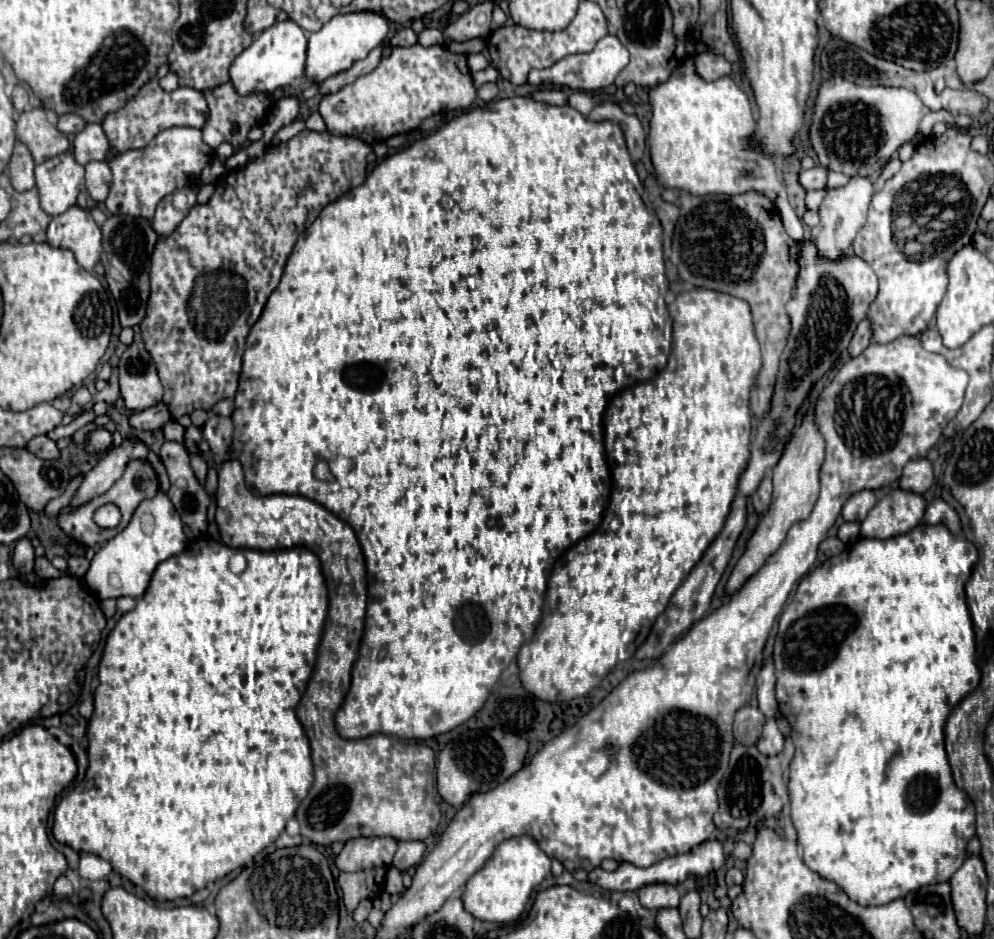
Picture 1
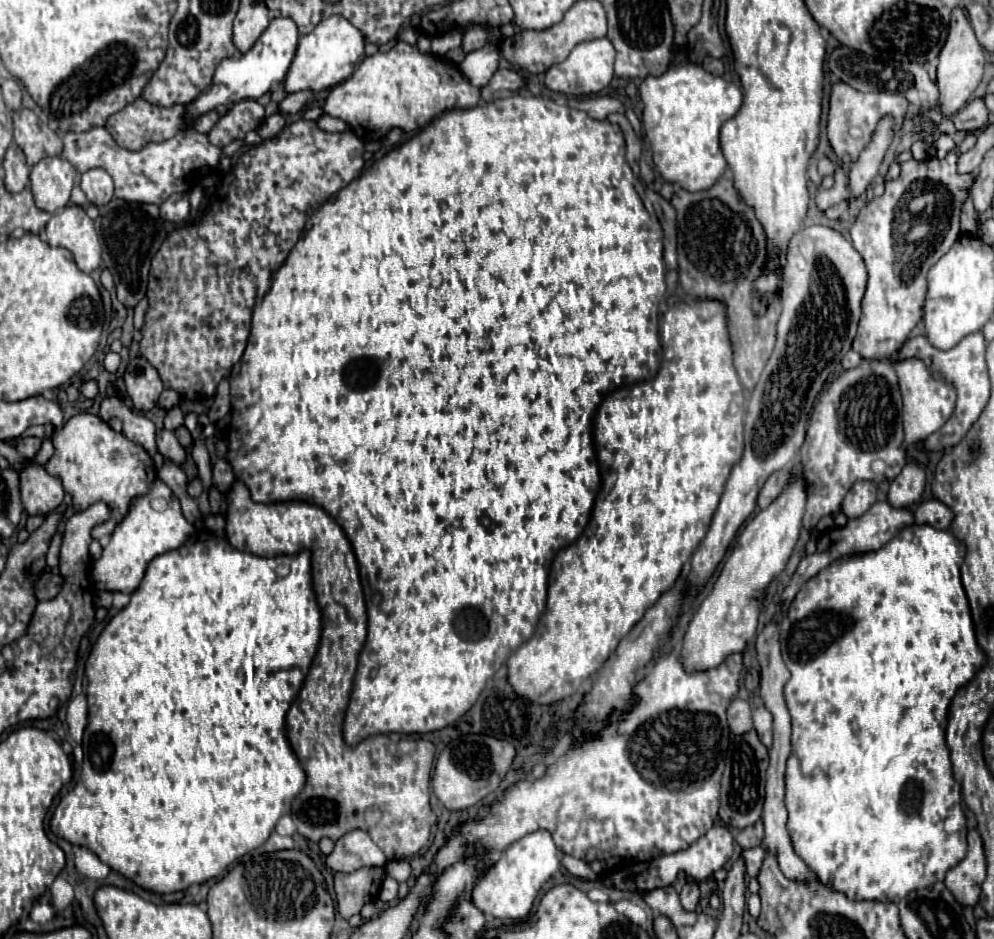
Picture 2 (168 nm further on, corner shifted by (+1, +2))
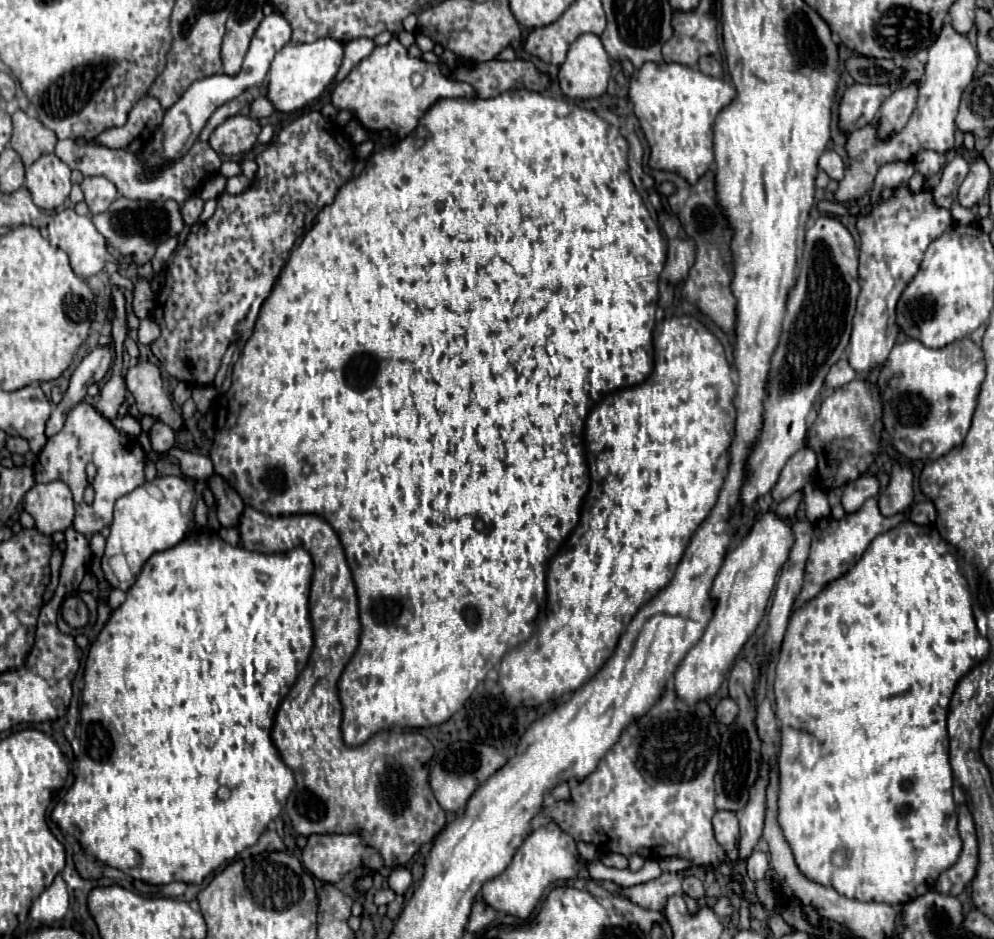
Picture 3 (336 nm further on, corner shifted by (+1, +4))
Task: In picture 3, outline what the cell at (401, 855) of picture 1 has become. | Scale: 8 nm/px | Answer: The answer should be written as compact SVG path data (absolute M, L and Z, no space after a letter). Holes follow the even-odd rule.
M394 868L390 872L390 878L388 878L388 884L390 888L396 892L396 894L404 894L410 884L412 884L412 874L406 870L406 868Z

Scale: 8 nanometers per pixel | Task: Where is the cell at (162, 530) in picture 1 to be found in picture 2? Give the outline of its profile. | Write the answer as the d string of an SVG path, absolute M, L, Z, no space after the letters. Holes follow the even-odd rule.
M156 480L146 496L140 496L132 502L132 510L116 526L116 530L110 538L110 544L104 548L100 560L94 562L94 570L92 570L94 586L98 590L108 590L108 592L118 590L124 594L132 594L140 586L148 562L152 558L156 558L158 554L176 550L192 534L193 536L196 534L196 528L193 524L186 522L186 518L182 516L180 500L172 494L172 490L164 482ZM152 498L164 498L168 502L168 508L164 512L152 510L152 506L150 506ZM124 568L128 568L126 576L124 576Z

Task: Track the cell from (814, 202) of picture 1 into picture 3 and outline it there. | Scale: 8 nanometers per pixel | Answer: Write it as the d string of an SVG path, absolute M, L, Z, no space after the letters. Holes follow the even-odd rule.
M946 18L940 36L932 44L932 48L928 48L928 62L926 62L924 78L920 80L920 98L918 98L916 114L912 114L908 124L900 132L892 134L890 138L878 138L878 124L866 124L864 128L858 128L848 134L846 140L848 172L840 182L840 188L836 190L834 198L838 202L850 202L870 192L874 184L874 176L882 164L898 162L898 160L914 162L920 150L946 152L954 148L954 130L956 130L954 118L958 114L960 96L964 88L972 82L976 64L978 64L976 50L972 48L966 36L958 34L950 26L950 18Z

